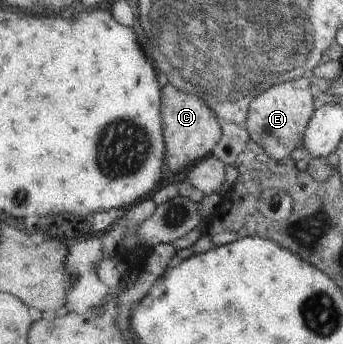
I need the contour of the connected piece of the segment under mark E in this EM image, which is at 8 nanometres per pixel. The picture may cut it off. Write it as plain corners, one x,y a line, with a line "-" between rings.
304,75
272,85
248,103
247,117
243,123
249,140
257,144
273,161
288,157
294,148
301,145
304,129
314,110
310,85

